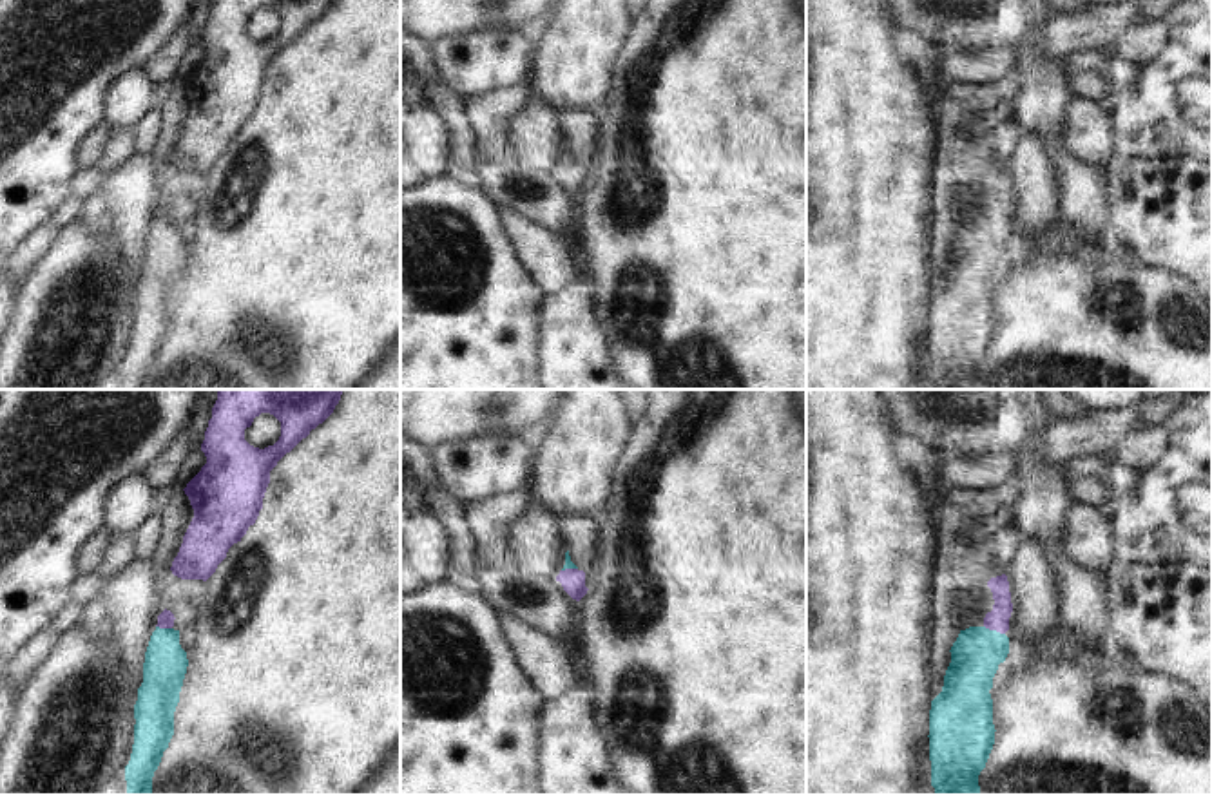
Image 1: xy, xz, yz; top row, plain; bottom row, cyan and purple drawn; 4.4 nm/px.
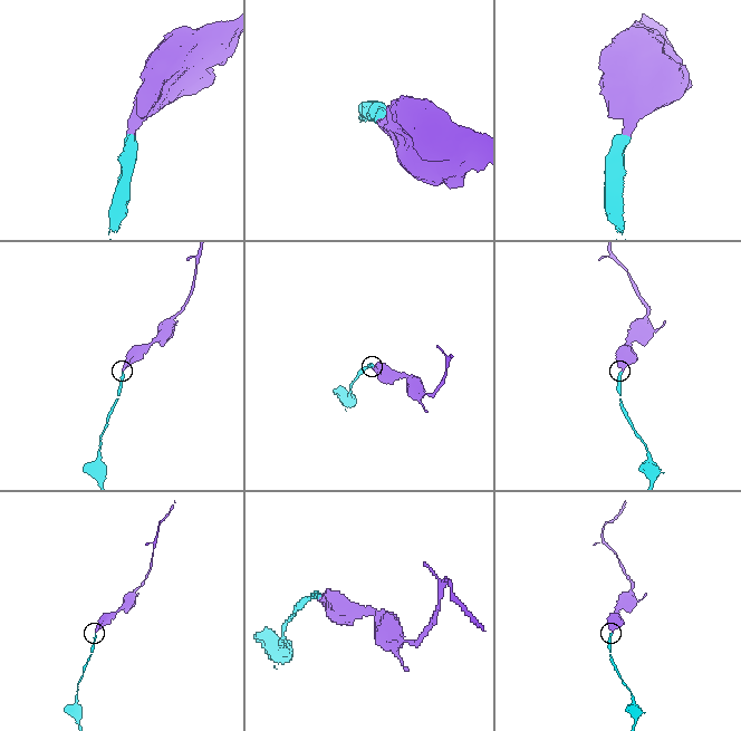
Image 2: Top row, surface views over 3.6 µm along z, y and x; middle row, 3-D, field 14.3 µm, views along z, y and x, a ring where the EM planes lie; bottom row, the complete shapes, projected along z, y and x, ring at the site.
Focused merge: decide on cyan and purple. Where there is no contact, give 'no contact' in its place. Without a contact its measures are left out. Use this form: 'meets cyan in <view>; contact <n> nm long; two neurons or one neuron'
meets cyan in yz; contact 100 nm long; one neuron

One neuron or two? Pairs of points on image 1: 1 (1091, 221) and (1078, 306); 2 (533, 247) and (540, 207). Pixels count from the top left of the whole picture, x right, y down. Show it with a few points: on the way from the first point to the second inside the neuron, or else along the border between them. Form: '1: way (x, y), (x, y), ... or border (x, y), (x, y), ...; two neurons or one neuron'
1: border (1084, 247), (1113, 256); two neurons
2: border (502, 203), (562, 234); two neurons

